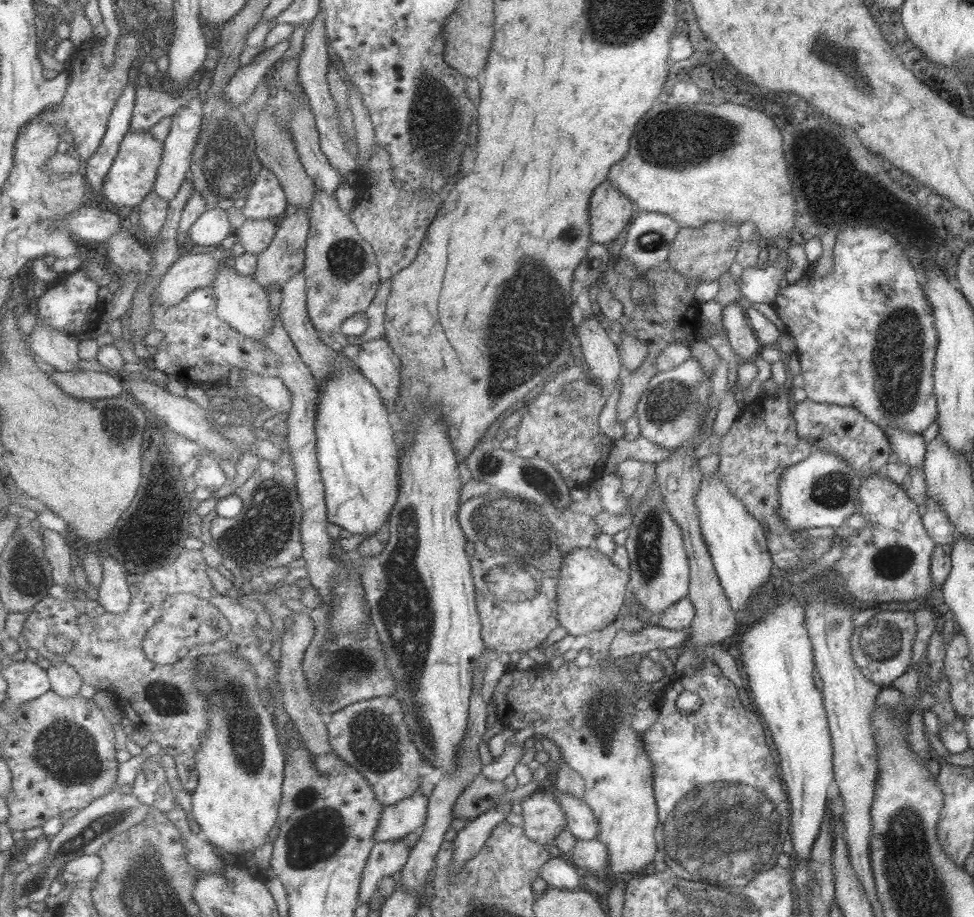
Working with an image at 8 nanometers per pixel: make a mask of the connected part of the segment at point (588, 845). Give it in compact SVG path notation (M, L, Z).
M597 838L579 840L570 859L585 874L609 875L609 849Z

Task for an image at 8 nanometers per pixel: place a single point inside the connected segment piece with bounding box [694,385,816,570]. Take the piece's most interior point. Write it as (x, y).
(763, 442)

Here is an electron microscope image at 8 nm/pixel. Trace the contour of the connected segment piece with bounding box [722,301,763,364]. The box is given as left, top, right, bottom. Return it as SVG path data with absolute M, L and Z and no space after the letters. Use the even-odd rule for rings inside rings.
M743 301L724 307L722 322L739 364L760 354L763 346L750 326Z

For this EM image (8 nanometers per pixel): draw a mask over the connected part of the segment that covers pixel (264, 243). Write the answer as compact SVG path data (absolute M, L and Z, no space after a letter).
M248 219L238 230L237 238L246 247L247 252L262 254L272 246L279 233L279 220L252 220Z

